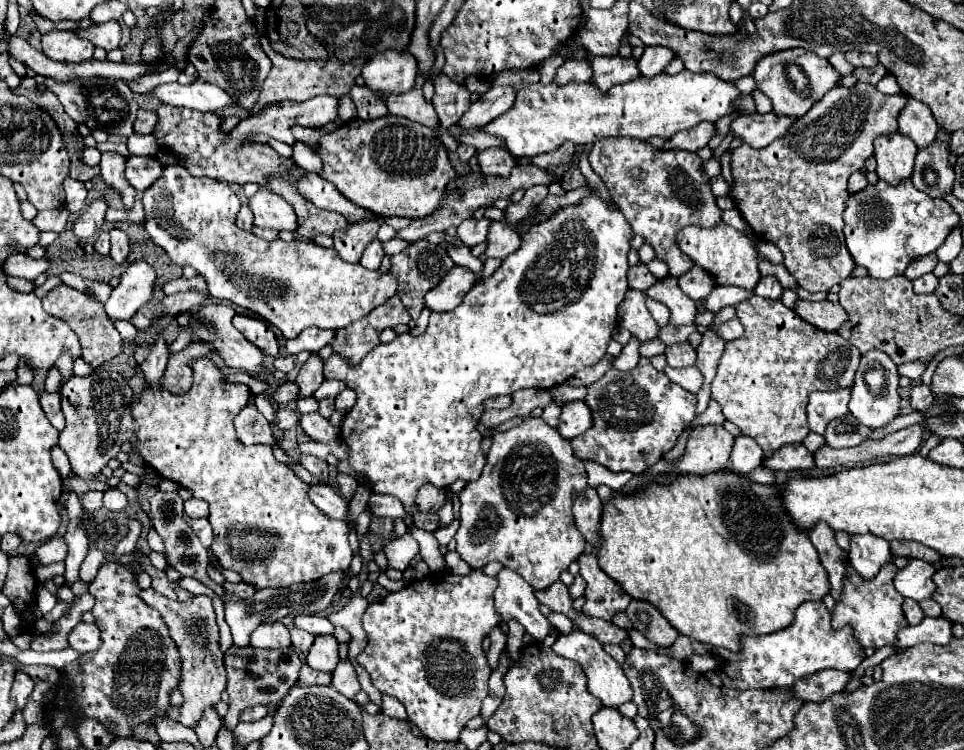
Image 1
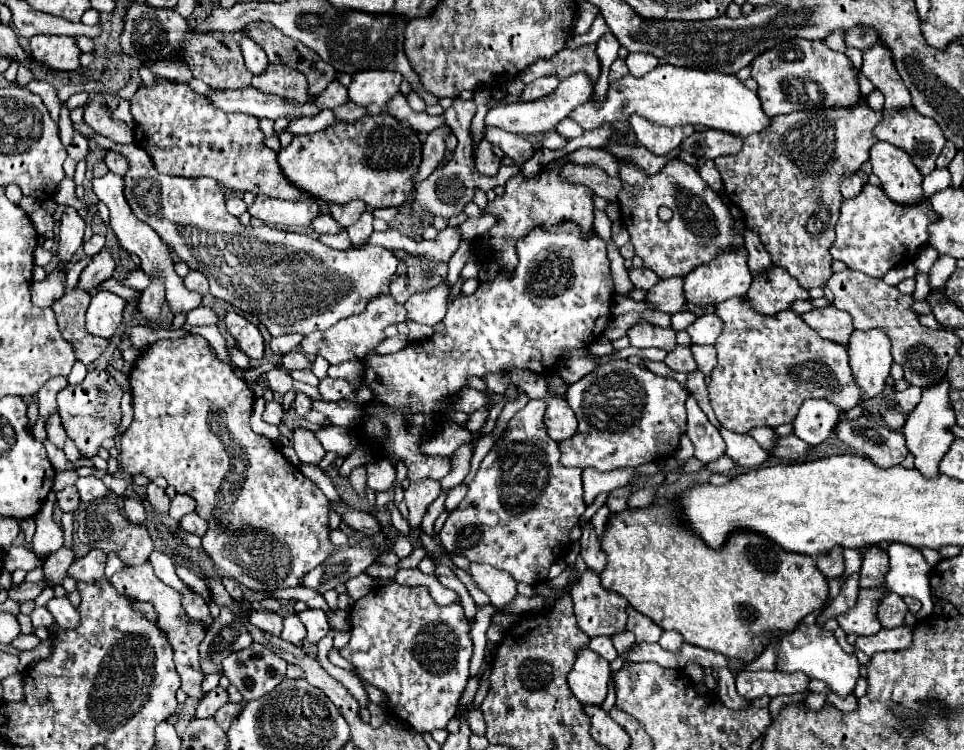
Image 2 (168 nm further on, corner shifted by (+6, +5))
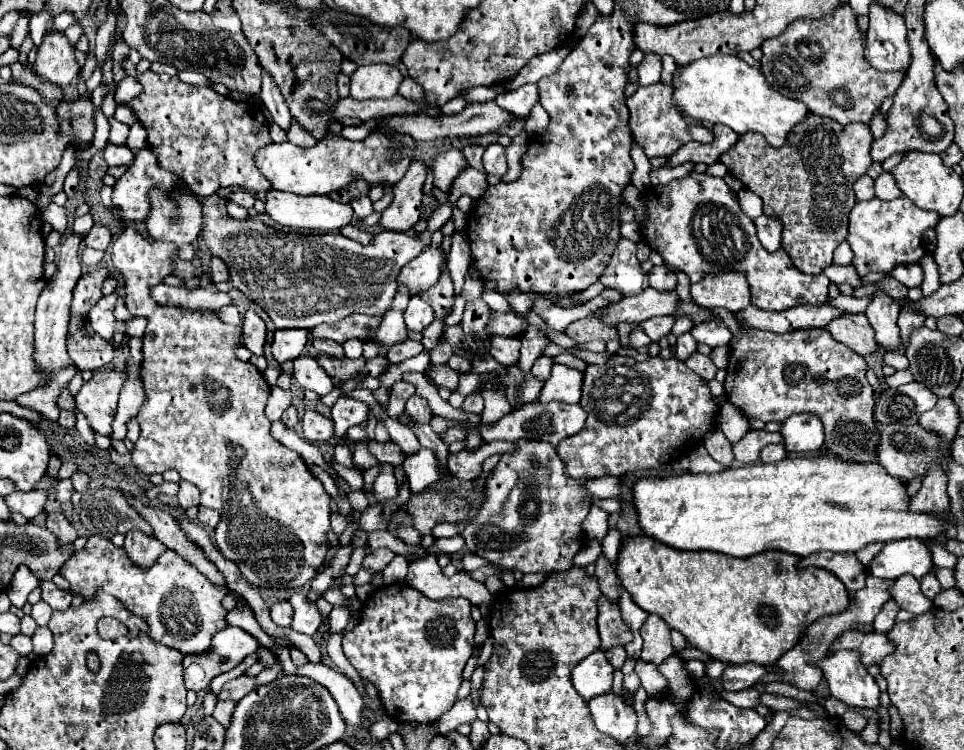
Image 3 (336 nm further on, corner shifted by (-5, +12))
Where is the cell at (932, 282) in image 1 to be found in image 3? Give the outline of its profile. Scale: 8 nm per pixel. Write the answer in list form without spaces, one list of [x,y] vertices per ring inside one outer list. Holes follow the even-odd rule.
[[[919,263],[897,265],[891,271],[891,277],[895,277],[899,283],[903,283],[907,287],[921,287],[921,283],[923,283],[923,269],[921,269]]]

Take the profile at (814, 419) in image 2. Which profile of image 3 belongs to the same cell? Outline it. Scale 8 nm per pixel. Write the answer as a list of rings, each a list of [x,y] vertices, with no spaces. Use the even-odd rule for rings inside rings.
[[[799,413],[789,417],[781,425],[783,445],[791,453],[813,453],[823,445],[823,425],[811,413]]]

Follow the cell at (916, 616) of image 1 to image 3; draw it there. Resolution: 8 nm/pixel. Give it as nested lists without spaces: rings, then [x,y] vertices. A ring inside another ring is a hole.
[[[891,599],[889,603],[885,603],[883,607],[881,607],[881,611],[877,613],[877,617],[875,617],[875,621],[873,621],[873,629],[877,631],[877,633],[885,633],[885,629],[891,629],[893,625],[895,625],[895,615],[897,615],[897,611],[899,611],[899,607],[897,607],[897,603]]]

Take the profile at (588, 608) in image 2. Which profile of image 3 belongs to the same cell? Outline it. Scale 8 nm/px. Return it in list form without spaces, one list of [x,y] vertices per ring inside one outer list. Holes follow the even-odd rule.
[[[603,597],[599,599],[599,637],[601,637],[601,649],[607,651],[609,647],[615,645],[627,645],[633,637],[627,625],[621,619],[619,605],[607,605]]]

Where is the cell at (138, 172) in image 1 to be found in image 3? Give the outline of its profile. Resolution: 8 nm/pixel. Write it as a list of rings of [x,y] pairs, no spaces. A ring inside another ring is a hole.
[[[107,145],[103,149],[103,159],[109,167],[113,165],[129,165],[133,161],[133,153],[127,147],[117,147],[117,145]]]

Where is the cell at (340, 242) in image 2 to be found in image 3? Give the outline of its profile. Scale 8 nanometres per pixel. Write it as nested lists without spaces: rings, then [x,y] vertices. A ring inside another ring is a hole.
[[[429,245],[423,249],[409,265],[405,265],[397,277],[399,285],[407,285],[409,295],[421,295],[439,279],[439,265],[441,265],[441,247]]]

